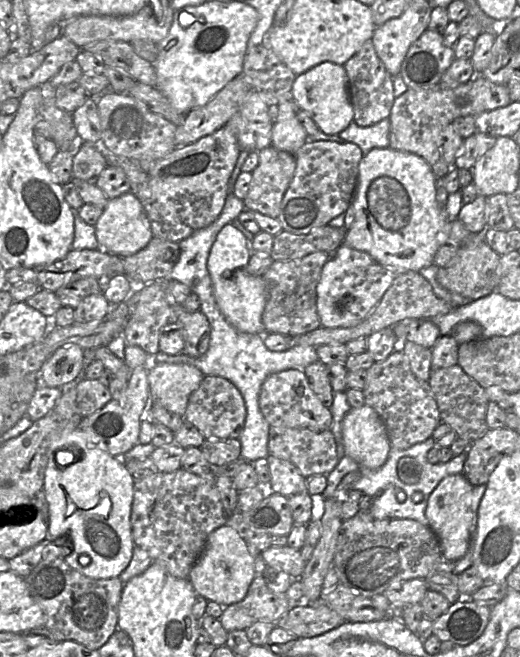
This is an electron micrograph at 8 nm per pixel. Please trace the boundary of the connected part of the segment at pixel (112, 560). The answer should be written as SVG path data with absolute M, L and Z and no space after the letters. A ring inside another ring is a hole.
M79 427L52 436L47 457L42 489L49 507L46 539L53 541L68 536L72 550L63 560L79 573L93 579L118 577L130 563L134 548L130 515L135 479L121 458L110 455ZM71 451L78 453L78 461L70 461L67 468L60 468L57 455L68 456ZM81 555L89 556L87 566L79 563Z

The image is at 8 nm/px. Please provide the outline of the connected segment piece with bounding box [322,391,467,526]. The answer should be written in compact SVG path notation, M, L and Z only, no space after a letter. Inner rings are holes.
M346 391L334 392L333 403L330 407L332 414L332 425L330 431L333 433L337 454L340 458L337 466L327 474L327 487L322 494L324 498L340 498L339 484L343 477L352 471L360 471L359 480L352 485L351 490L362 491L365 495L373 498L373 504L370 510L370 515L374 519L413 519L420 522L424 526L429 526L429 521L425 515L428 497L445 477L452 474L460 474L463 472L465 460L467 458L467 449L460 455L452 457L446 463L431 464L427 461L427 453L434 447L435 441L433 438L417 443L408 449L400 450L391 447L386 462L378 469L370 469L358 464L351 457L344 454L344 444L342 437L343 420L346 414L352 407L347 400ZM416 492L424 494L425 499L420 502L413 500L413 495Z

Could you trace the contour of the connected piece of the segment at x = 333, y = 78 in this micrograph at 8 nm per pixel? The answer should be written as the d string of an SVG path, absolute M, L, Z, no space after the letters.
M323 62L308 71L297 75L292 86L292 100L301 111L305 111L314 120L320 131L328 135L338 135L354 119L354 111L349 98L348 78L343 65Z

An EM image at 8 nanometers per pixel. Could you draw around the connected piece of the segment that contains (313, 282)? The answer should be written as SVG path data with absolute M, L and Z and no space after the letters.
M318 251L289 261L274 261L263 278L268 285L268 299L262 321L266 332L300 336L321 326L317 312L316 287L324 264L332 254Z

